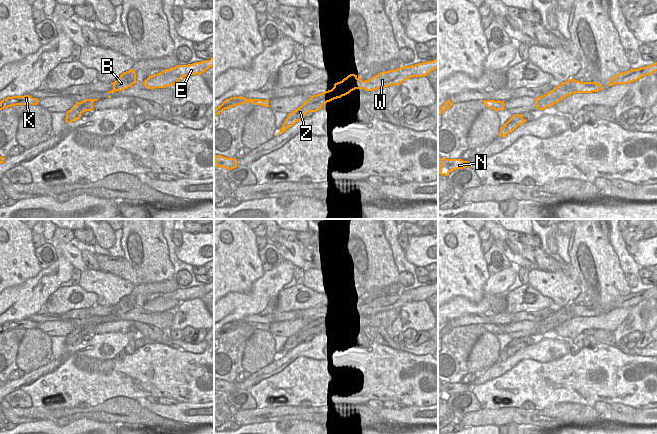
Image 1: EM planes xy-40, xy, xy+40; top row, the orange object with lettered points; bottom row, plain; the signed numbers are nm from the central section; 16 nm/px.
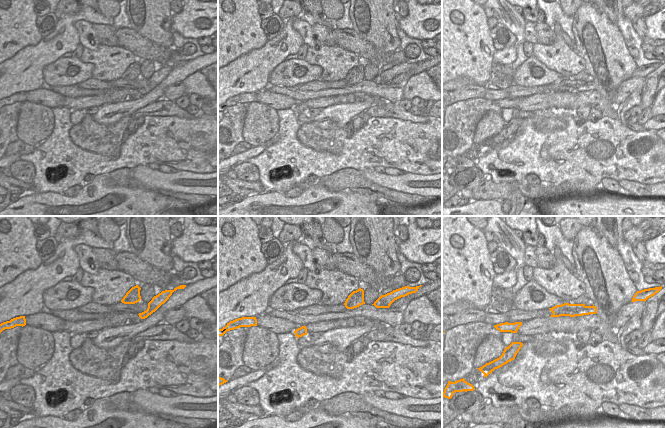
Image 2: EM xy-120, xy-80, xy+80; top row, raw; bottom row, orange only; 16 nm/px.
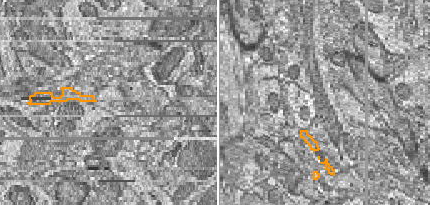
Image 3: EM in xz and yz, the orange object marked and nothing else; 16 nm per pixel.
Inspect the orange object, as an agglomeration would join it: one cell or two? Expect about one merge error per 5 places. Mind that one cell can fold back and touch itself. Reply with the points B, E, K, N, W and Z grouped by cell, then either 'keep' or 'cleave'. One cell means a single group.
B E K N W Z | keep

